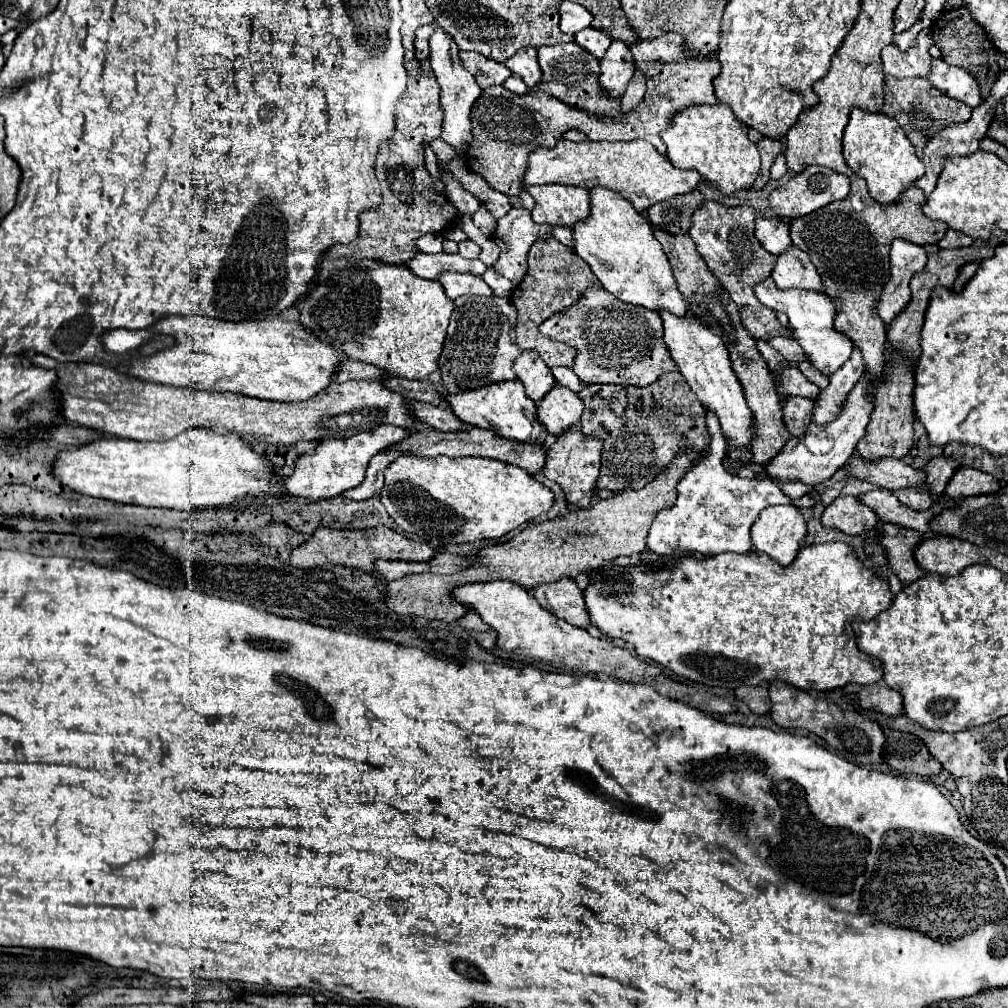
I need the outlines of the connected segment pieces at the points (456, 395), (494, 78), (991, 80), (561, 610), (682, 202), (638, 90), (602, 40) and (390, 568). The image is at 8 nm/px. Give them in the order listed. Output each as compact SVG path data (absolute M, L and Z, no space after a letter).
M507 380L507 382L497 382L491 386L483 386L479 390L459 390L459 392L447 392L445 396L447 404L451 406L453 414L479 428L493 430L495 434L509 438L509 440L519 440L519 442L543 442L543 426L537 420L537 406L531 398L527 398L525 388L519 380Z
M461 52L461 60L463 60L465 68L475 76L475 80L481 88L499 86L511 76L511 70L507 70L505 64L499 64L491 58L485 58L483 54Z
M965 6L941 12L941 16L931 26L931 34L935 34L935 44L941 50L941 56L943 56L943 60L947 64L961 66L961 68L965 68L969 74L973 74L977 78L981 98L985 100L989 96L993 84L995 84L995 78L999 76L999 66L995 64L993 44L985 36L983 28L971 18L971 12Z
M563 578L559 582L543 584L533 590L537 602L549 610L553 616L567 620L579 628L591 628L591 620L587 618L587 608L583 602L583 590L575 580Z
M693 190L691 194L681 194L663 200L657 206L651 206L647 210L647 218L655 228L665 230L669 234L687 234L691 228L691 216L701 206L703 196L699 190Z
M633 76L633 80L631 80L627 92L625 92L623 98L621 98L621 110L623 110L623 112L629 112L631 108L635 108L635 106L643 100L643 94L645 94L645 90L641 88L639 78Z
M587 28L587 30L581 30L579 34L575 34L575 44L581 46L583 50L591 52L597 60L601 60L603 54L607 52L609 44L611 44L611 38L609 38L609 34L603 32L603 30Z
M379 560L379 562L375 562L375 566L377 566L377 572L385 578L385 580L395 580L395 578L401 578L401 576L405 576L407 572L411 574L411 572L415 572L415 562L383 562L383 560Z

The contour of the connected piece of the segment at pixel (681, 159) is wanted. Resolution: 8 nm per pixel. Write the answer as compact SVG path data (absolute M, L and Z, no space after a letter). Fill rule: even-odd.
M699 104L679 110L669 128L661 132L667 146L667 158L675 168L693 168L705 180L719 186L723 194L749 190L759 174L759 152L747 136L749 128L735 118L725 104Z

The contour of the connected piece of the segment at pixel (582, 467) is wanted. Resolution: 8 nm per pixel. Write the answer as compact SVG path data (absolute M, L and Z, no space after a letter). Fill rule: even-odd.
M569 428L565 434L557 436L557 442L547 448L547 464L543 468L543 474L557 482L561 490L565 492L567 504L589 510L593 500L595 482L599 476L599 460L601 460L601 440L595 440L591 436L583 436L579 428Z

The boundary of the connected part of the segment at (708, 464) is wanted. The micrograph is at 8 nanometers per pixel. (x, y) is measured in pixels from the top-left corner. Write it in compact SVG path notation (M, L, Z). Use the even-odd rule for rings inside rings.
M706 409L706 426L712 439L707 456L693 464L693 468L679 482L675 506L661 510L649 528L647 550L655 552L657 556L677 558L691 554L715 556L723 552L751 552L753 542L749 530L759 512L773 504L791 504L791 498L785 496L771 480L731 476L721 462L726 453L726 440L715 413L709 409Z

